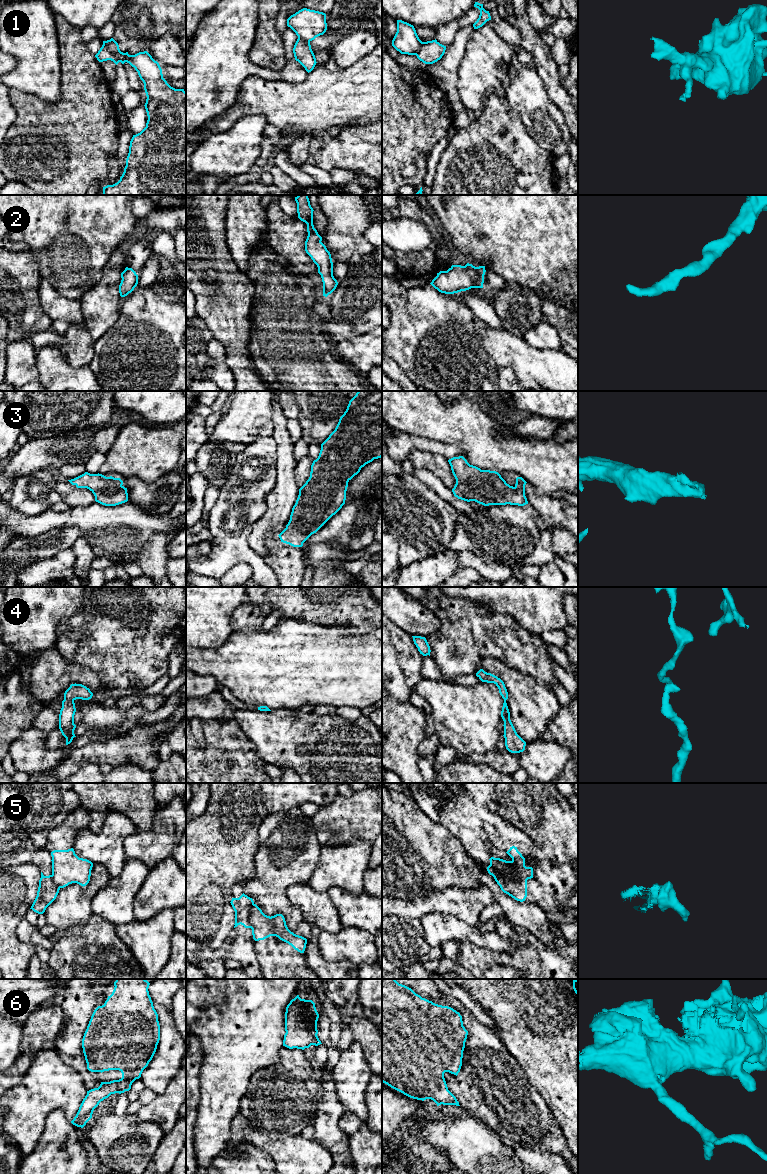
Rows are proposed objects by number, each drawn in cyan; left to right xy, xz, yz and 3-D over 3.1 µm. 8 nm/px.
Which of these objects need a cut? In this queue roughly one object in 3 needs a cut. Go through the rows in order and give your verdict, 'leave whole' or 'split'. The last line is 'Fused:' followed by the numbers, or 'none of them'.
1: split
2: leave whole
3: leave whole
4: leave whole
5: split
6: leave whole
Fused: 1, 5

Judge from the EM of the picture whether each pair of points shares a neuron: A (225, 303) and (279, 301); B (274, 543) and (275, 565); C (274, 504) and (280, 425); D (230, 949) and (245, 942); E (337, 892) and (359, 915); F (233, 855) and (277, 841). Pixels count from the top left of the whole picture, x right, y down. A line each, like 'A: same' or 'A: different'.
A: different
B: same
C: same
D: same
E: same
F: different

